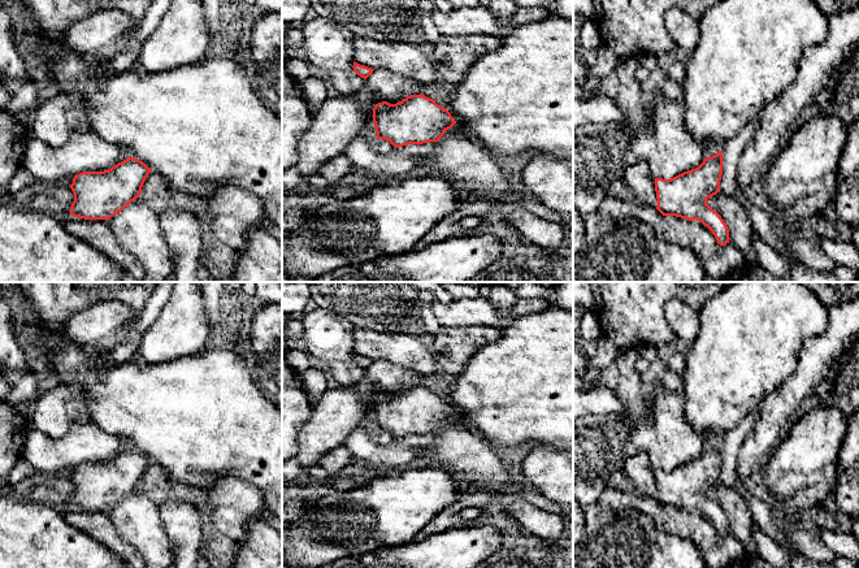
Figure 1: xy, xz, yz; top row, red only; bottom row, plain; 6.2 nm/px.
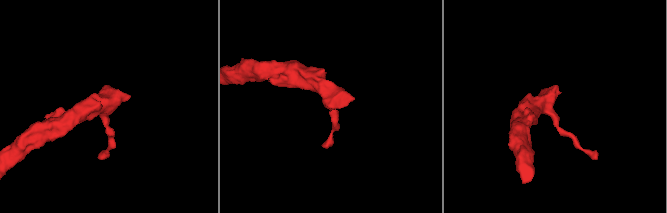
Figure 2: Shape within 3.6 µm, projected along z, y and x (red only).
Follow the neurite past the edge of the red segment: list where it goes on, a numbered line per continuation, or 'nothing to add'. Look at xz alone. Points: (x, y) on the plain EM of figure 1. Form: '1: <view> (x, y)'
1: xz (471, 460)

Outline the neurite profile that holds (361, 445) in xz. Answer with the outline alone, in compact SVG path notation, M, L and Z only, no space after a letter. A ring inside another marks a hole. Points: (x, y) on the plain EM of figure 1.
M365 425L356 428L344 445L352 455L353 463L365 463L385 471L395 471L417 459L417 450L433 447L437 433L408 435L398 438L390 446L374 441L374 433Z

